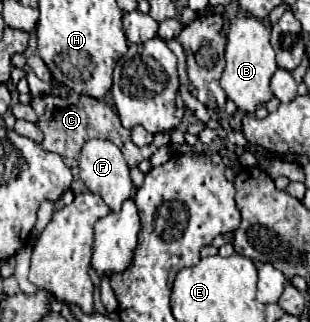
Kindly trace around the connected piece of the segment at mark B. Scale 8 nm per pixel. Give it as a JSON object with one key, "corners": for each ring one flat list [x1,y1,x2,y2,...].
{"corners":[[236,17,230,23,228,45,226,45,226,69,222,75,222,89,228,99,234,101,238,111,254,113,258,105,264,105,272,99,270,79,278,69,274,59,274,49,270,45,270,29,256,17]]}

